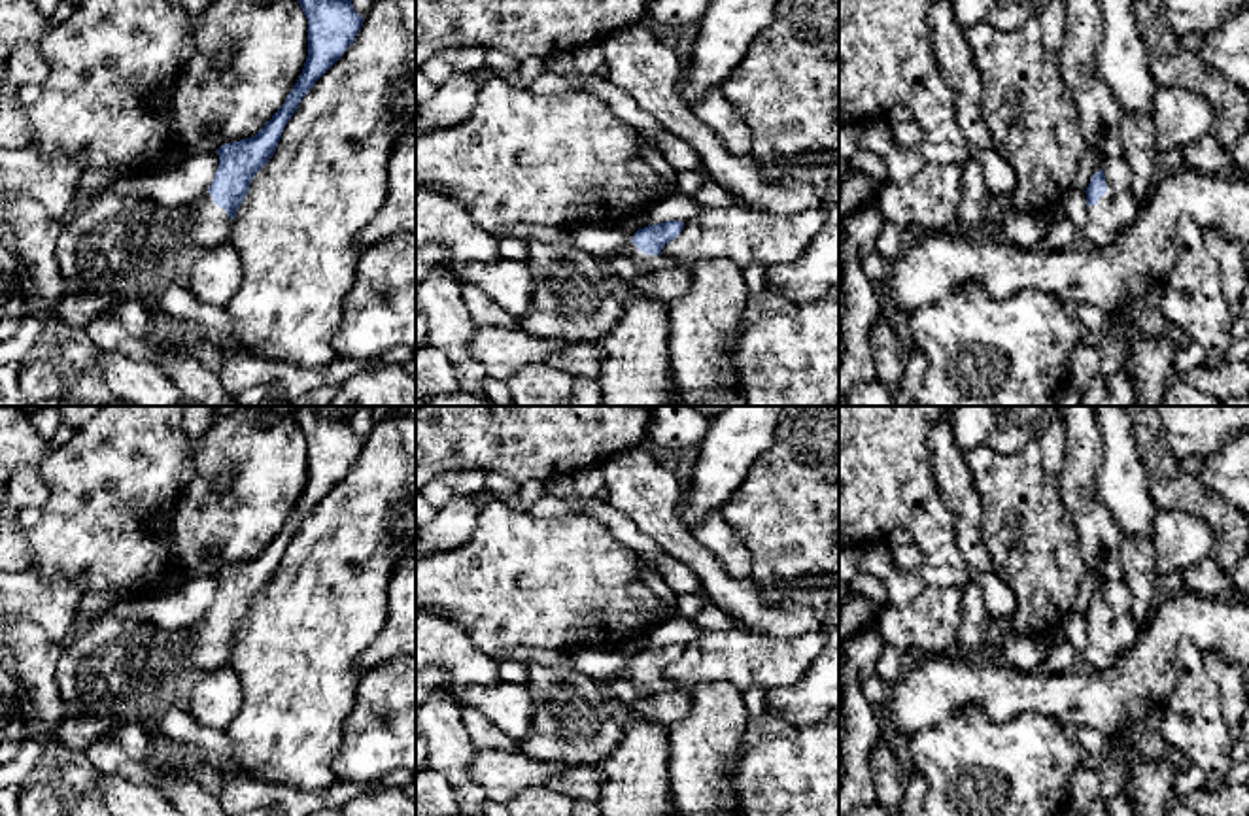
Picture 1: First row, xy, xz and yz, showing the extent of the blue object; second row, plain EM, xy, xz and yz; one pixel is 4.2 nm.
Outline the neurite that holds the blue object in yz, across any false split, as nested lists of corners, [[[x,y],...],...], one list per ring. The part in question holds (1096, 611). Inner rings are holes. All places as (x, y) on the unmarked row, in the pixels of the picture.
[[[1121,578],[1105,580],[1105,591],[1092,599],[1085,616],[1088,644],[1081,655],[1083,667],[1111,669],[1141,635],[1132,612],[1130,589]]]

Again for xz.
[[[665,644],[639,652],[631,665],[608,680],[608,693],[618,712],[625,712],[637,701],[667,691],[661,672],[684,652],[682,644]]]

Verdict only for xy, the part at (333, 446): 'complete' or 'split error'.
split error

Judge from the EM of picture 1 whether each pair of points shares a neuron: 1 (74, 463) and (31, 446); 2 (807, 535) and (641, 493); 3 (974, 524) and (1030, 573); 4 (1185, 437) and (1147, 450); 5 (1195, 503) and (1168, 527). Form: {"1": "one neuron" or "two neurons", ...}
{"1": "two neurons", "2": "two neurons", "3": "two neurons", "4": "two neurons", "5": "two neurons"}

